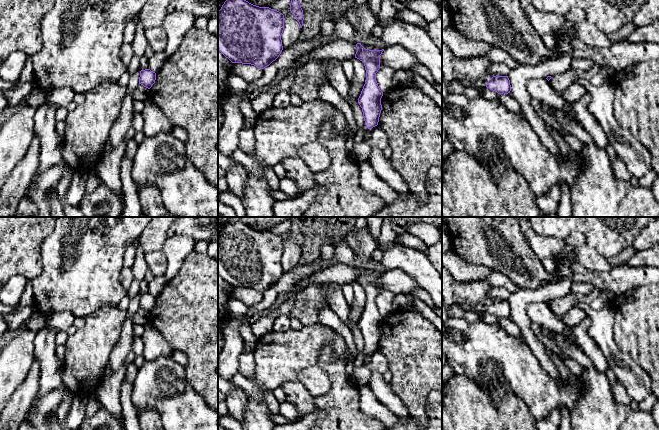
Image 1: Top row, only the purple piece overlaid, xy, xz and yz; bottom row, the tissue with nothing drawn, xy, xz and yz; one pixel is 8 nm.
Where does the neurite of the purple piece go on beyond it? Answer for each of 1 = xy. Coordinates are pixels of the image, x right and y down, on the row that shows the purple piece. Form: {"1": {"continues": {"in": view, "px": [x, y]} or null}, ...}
{"1": {"continues": null}}

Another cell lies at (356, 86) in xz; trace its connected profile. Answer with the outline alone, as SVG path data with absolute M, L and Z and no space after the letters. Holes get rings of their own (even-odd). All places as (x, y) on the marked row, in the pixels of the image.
M357 58L352 59L354 69L354 81L350 83L350 98L358 101L366 80L366 70L364 63Z

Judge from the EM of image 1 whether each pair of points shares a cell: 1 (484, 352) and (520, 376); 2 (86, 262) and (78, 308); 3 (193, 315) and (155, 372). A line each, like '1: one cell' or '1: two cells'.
1: one cell
2: one cell
3: two cells

